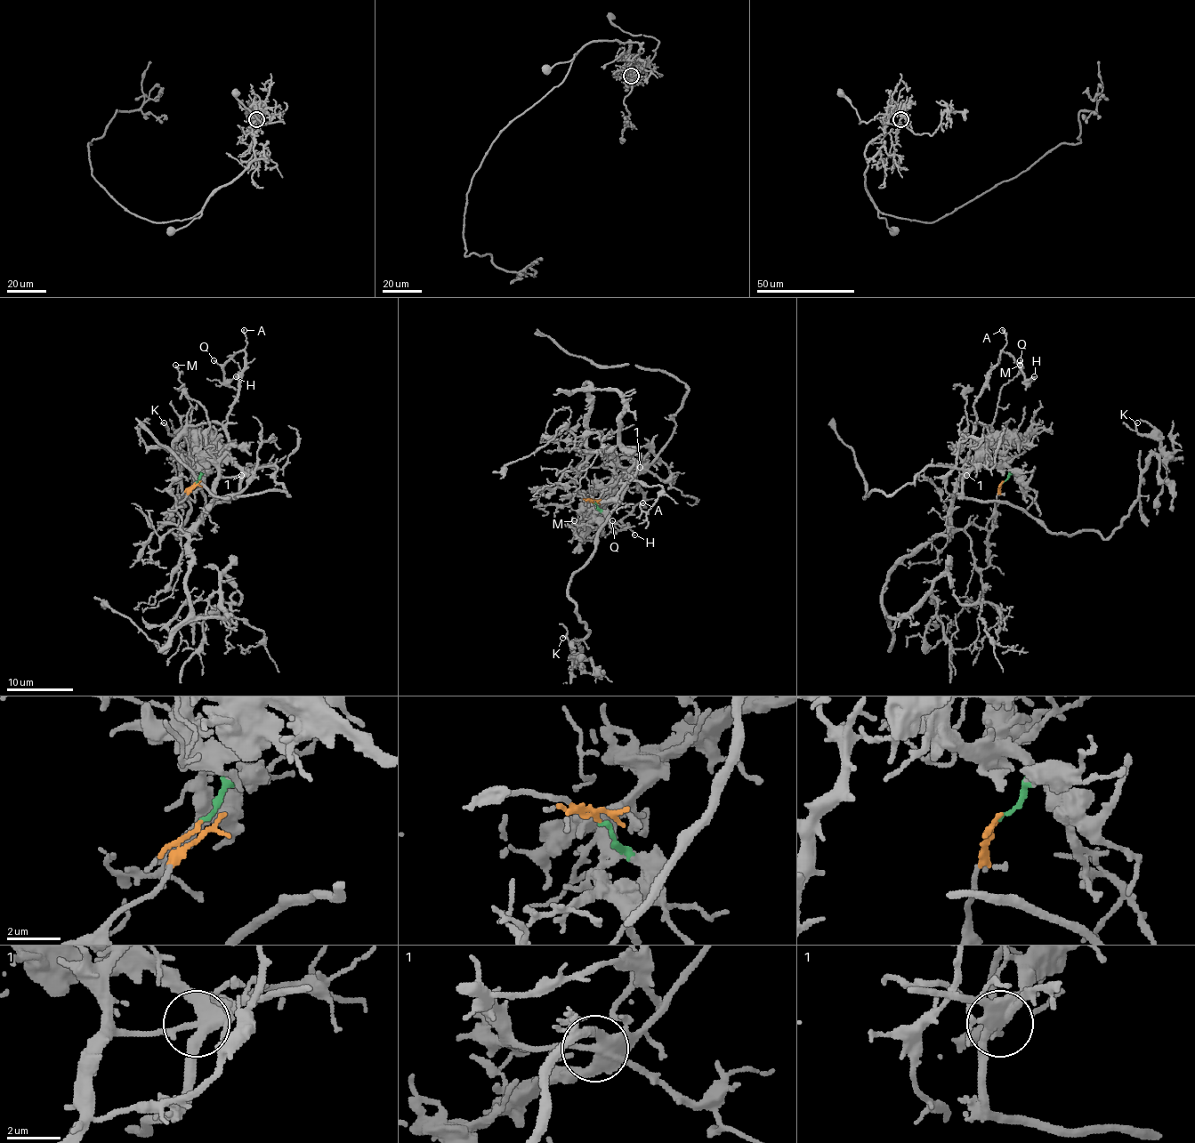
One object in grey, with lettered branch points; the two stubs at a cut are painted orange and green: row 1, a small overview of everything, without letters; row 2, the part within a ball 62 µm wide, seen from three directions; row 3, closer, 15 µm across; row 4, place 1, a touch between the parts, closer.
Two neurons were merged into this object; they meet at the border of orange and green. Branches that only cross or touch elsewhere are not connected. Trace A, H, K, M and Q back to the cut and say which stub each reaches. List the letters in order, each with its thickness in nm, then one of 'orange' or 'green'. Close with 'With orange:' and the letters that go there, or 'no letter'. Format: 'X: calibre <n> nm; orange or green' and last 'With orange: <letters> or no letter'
A: calibre 160 nm; orange
H: calibre 160 nm; orange
K: calibre 150 nm; green
M: calibre 100 nm; orange
Q: calibre 120 nm; orange
With orange: A, H, M, Q

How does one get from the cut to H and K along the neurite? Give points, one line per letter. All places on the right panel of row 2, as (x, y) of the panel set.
H: (1001, 482), (985, 527), (951, 524), (987, 373), (1005, 351), (1026, 379), (1035, 376)
K: (1003, 482), (1006, 467), (976, 461), (963, 494), (1013, 503), (1054, 532), (1106, 538), (1158, 451), (1137, 422)

